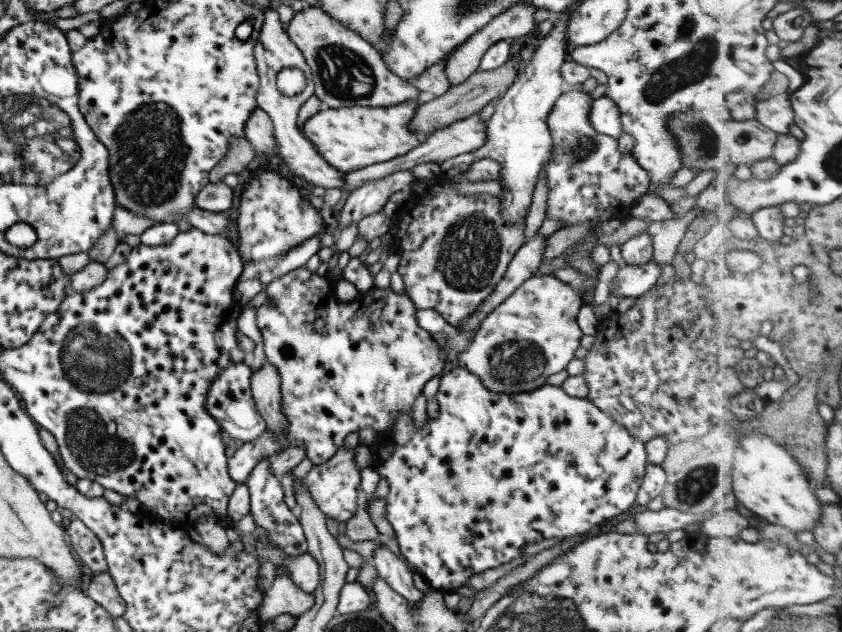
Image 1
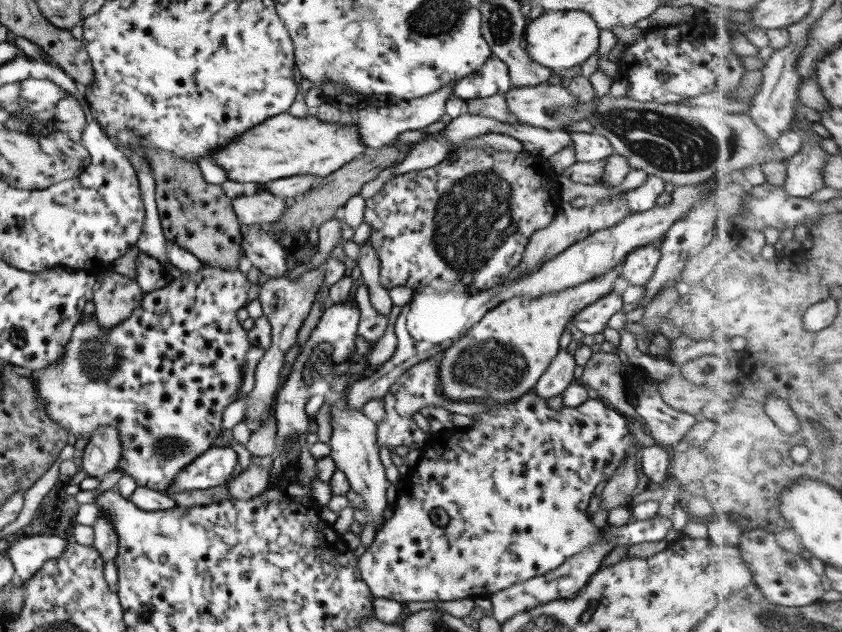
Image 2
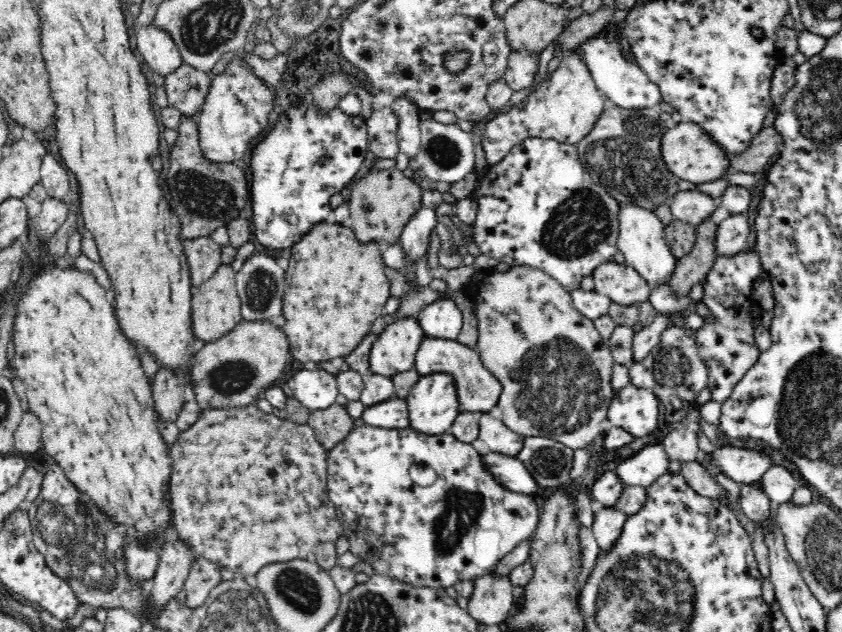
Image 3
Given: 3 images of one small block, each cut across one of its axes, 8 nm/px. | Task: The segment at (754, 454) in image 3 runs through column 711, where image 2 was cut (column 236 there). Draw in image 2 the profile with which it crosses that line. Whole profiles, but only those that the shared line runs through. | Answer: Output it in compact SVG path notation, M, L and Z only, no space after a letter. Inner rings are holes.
M211 447L177 471L177 476L167 485L166 493L203 490L224 484L237 467L236 454L231 447Z

